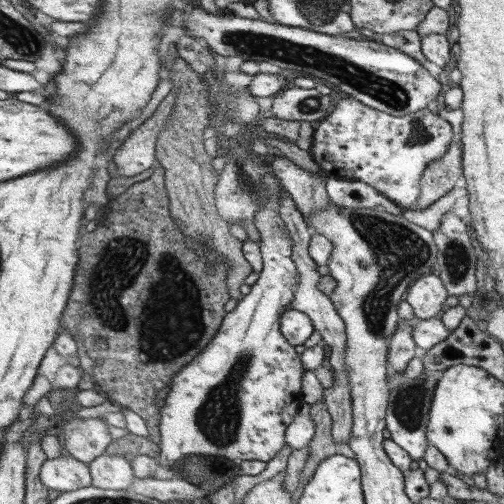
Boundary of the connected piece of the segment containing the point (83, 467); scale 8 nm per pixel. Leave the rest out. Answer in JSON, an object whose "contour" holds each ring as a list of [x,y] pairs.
{"contour":[[[61,452],[53,459],[45,459],[39,470],[39,481],[47,488],[72,491],[91,484],[86,463],[79,462],[69,453]]]}

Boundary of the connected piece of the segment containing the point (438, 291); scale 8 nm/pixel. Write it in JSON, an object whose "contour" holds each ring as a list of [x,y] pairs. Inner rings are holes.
{"contour":[[[432,272],[417,277],[404,294],[405,302],[413,309],[415,320],[439,319],[441,305],[447,296],[440,278]]]}

